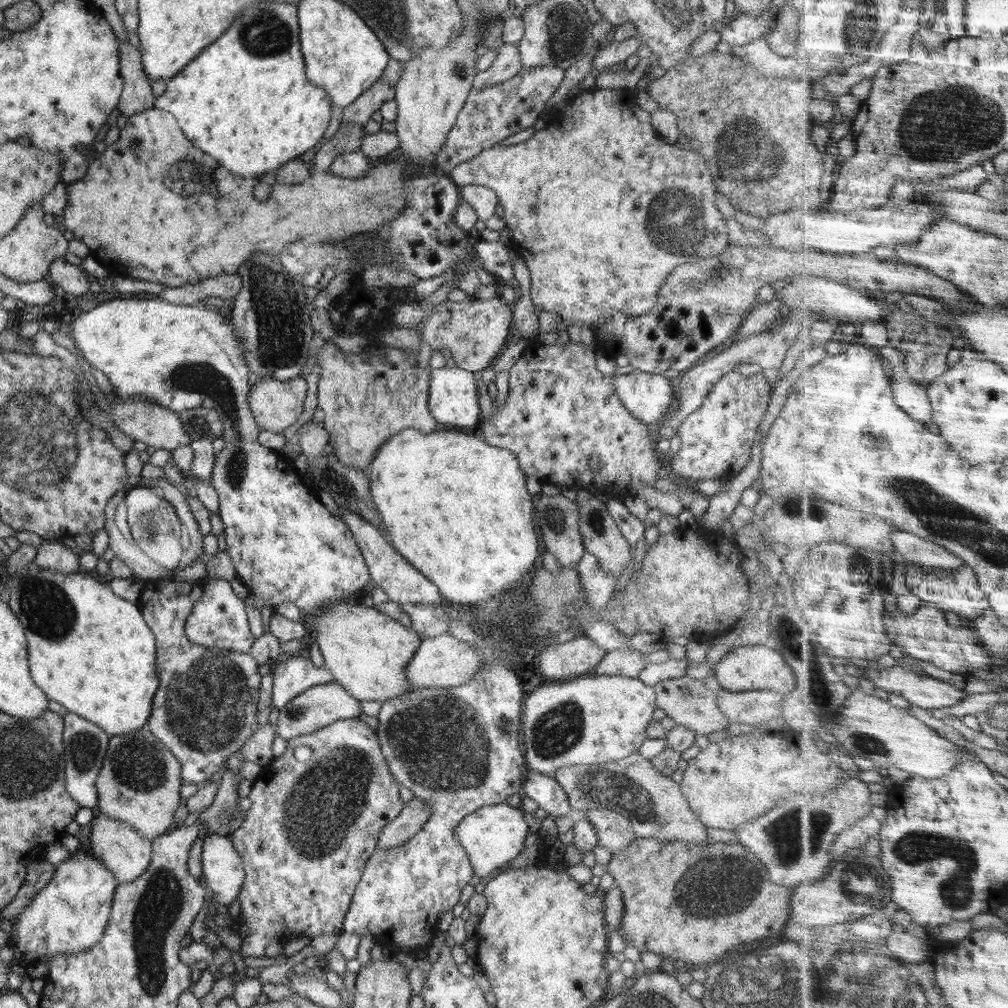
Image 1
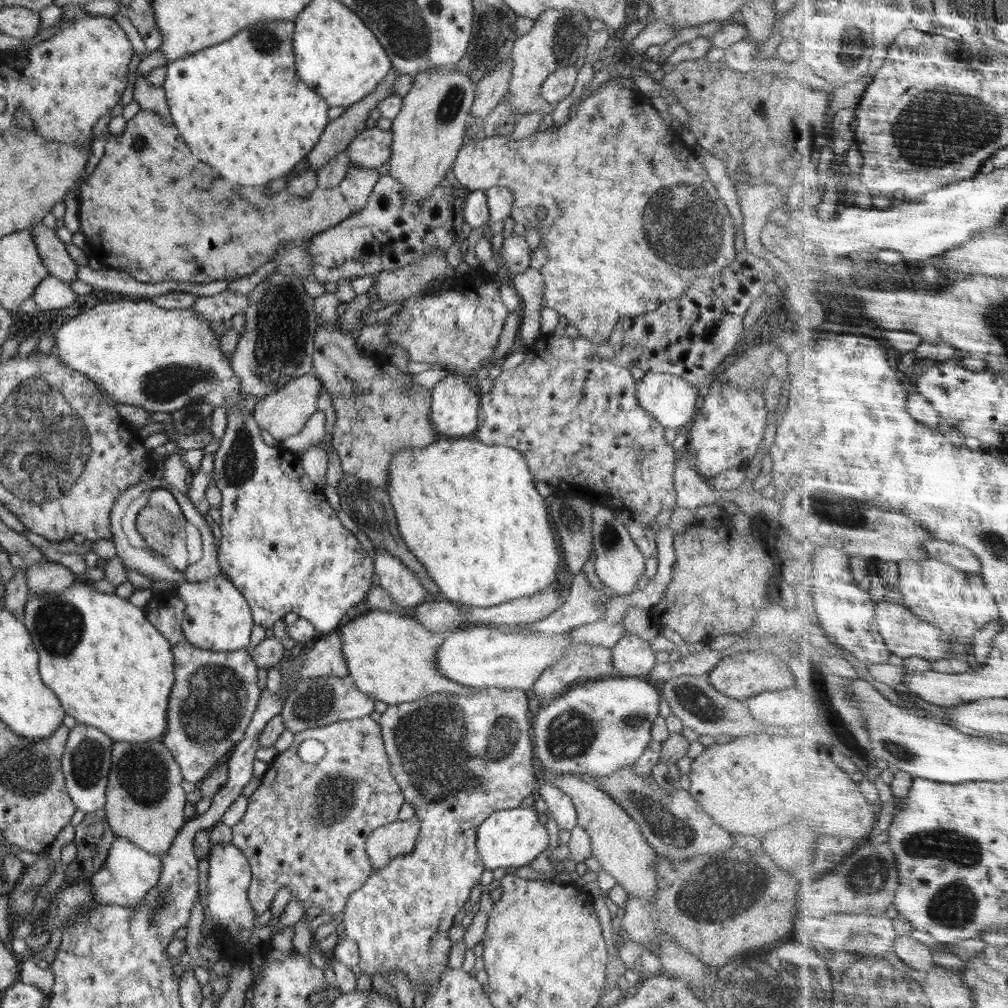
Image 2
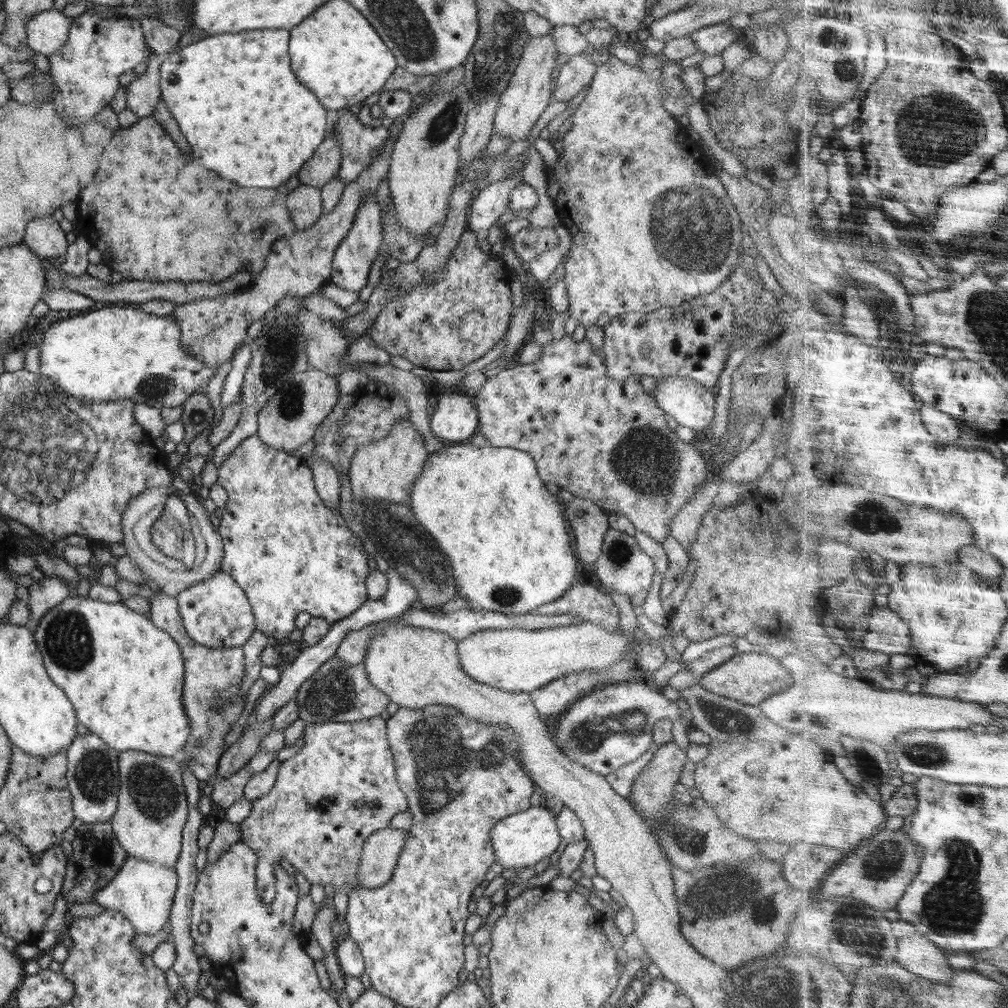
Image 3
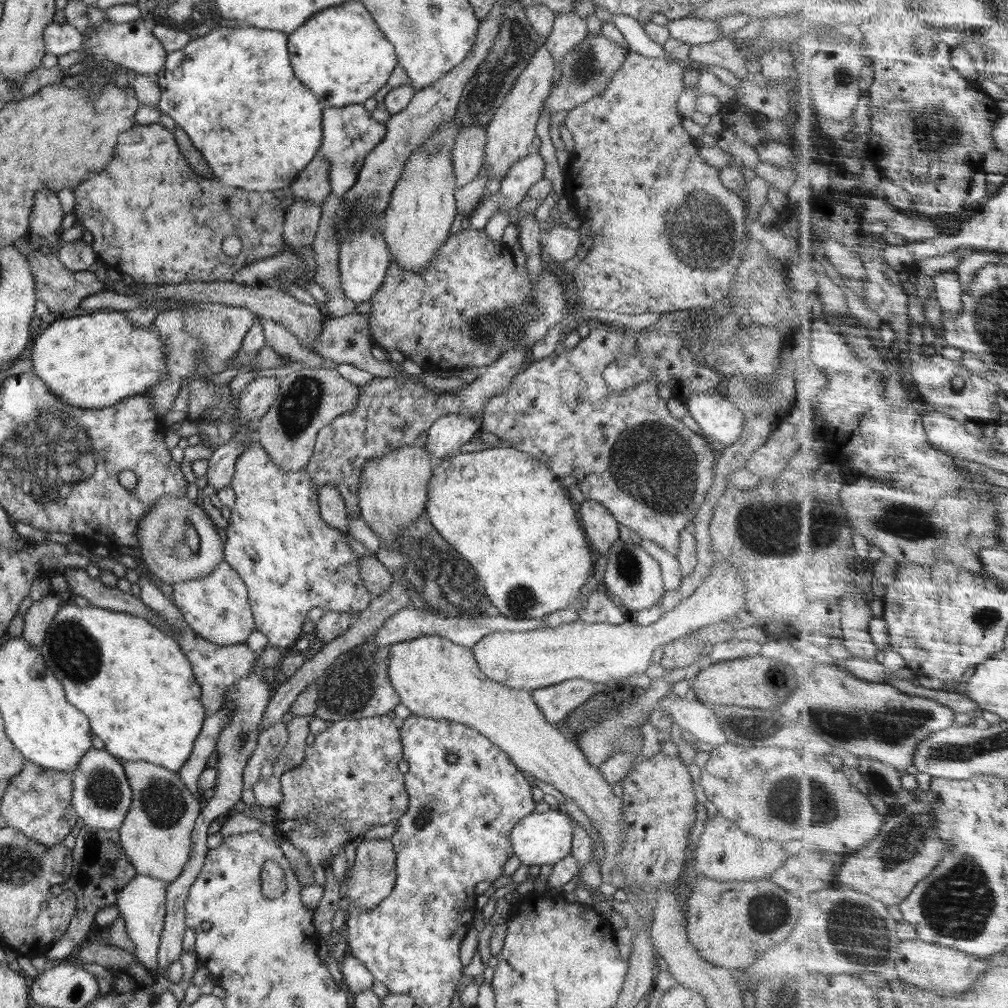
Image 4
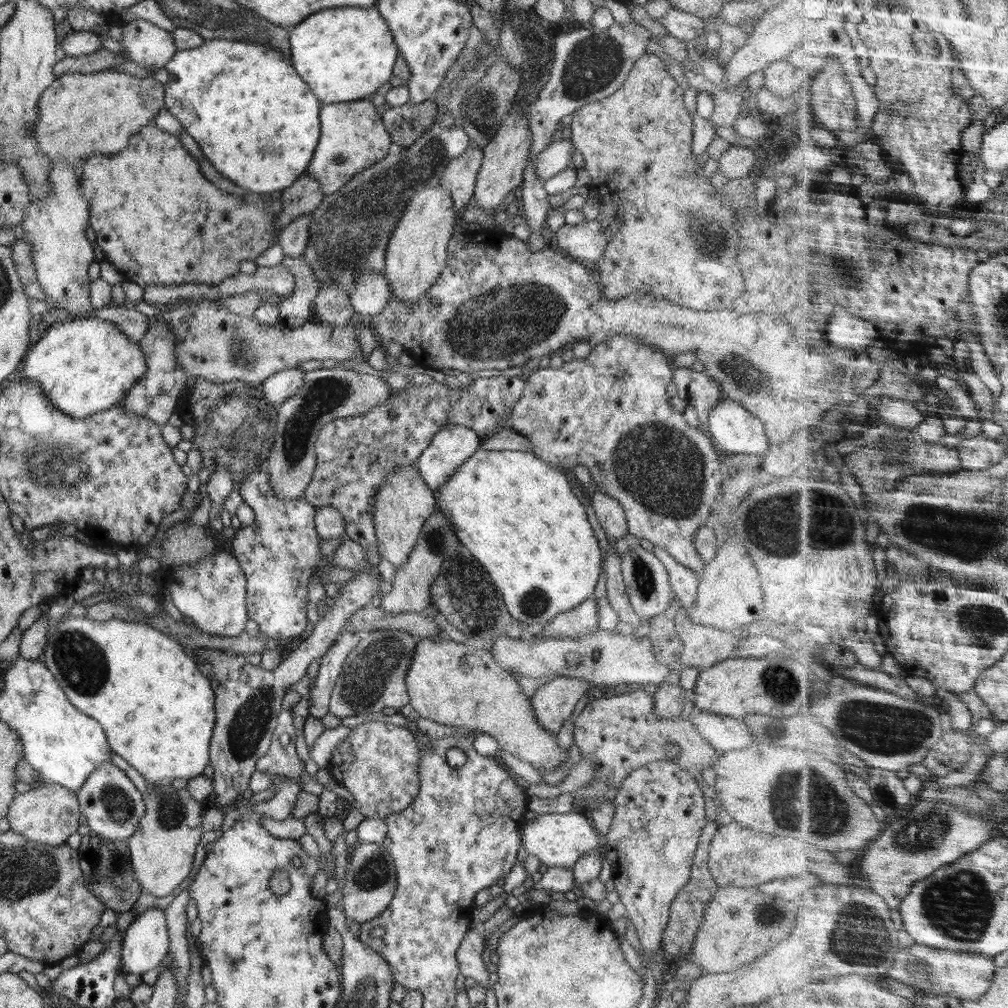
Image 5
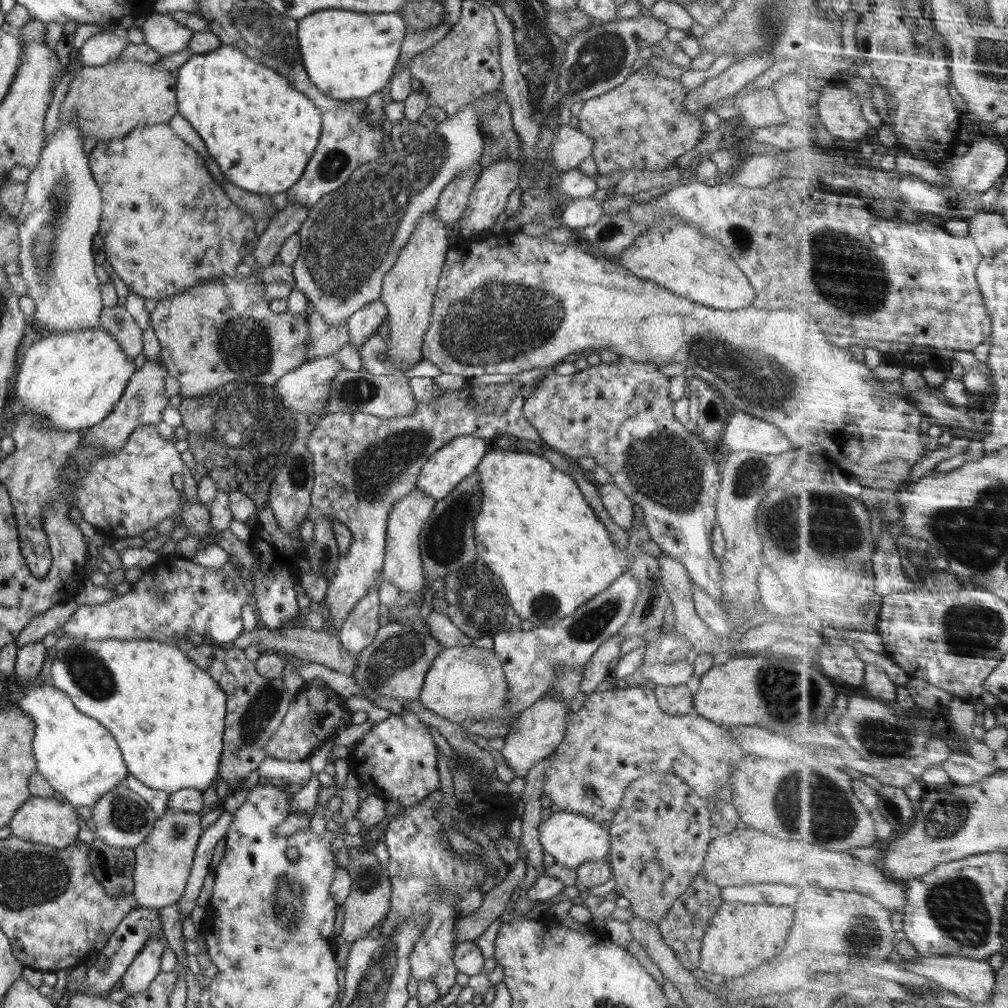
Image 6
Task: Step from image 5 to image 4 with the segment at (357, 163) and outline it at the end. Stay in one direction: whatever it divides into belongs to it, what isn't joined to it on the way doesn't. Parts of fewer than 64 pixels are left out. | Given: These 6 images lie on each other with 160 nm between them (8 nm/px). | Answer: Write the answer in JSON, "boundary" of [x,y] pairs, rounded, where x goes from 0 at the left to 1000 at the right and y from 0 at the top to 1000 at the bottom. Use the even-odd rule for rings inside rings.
{"boundary":[[[361,103],[321,107],[319,144],[316,146],[316,151],[320,153],[327,164],[326,176],[329,192],[339,196],[340,192],[351,185],[363,154],[373,144],[377,144],[377,141],[381,140],[383,133],[383,125],[373,120]]]}

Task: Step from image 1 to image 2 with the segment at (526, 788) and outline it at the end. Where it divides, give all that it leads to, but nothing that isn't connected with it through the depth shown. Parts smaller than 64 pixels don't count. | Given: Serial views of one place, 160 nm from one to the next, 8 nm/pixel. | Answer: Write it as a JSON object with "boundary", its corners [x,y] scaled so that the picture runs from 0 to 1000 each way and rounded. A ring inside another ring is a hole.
{"boundary":[[[535,776],[531,790],[542,796],[544,808],[558,823],[565,824],[572,817],[572,804],[567,793],[553,780]]]}

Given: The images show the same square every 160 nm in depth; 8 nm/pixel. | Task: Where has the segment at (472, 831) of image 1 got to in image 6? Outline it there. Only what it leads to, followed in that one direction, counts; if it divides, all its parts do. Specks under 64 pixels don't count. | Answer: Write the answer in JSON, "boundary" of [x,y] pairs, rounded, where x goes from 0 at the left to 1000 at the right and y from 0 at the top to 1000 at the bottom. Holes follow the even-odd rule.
{"boundary":[[[565,805],[548,807],[548,809],[544,812],[538,812],[534,819],[534,825],[535,835],[540,845],[548,847],[548,849],[551,851],[551,855],[554,857],[558,857],[558,859],[561,859],[562,861],[572,862],[578,855],[585,853],[602,853],[605,847],[606,837],[602,819],[589,815],[581,809],[569,808]]]}

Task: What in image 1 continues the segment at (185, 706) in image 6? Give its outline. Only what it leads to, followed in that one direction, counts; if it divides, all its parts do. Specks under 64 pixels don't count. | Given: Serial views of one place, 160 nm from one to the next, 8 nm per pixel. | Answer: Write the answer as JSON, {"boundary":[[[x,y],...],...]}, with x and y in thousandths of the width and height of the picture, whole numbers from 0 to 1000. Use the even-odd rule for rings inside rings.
{"boundary":[[[34,557],[28,559],[24,564],[14,568],[6,577],[5,583],[8,585],[10,595],[8,601],[14,607],[14,611],[22,619],[25,625],[25,632],[28,642],[29,666],[32,675],[42,684],[42,687],[58,698],[62,698],[65,704],[77,708],[78,711],[97,719],[105,728],[109,730],[121,730],[122,728],[132,727],[137,723],[145,722],[149,703],[151,702],[153,689],[156,688],[158,673],[156,672],[155,655],[155,634],[149,622],[145,620],[141,607],[136,599],[121,594],[111,588],[107,579],[99,578],[89,570],[77,566],[69,569],[55,568],[50,564],[40,563]]]}

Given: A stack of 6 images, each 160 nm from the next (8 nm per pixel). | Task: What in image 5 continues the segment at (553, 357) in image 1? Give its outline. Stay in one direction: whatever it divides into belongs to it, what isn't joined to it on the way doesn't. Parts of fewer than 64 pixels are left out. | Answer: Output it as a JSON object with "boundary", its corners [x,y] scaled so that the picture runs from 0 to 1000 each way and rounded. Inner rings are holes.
{"boundary":[[[609,330],[603,332],[601,337],[594,339],[587,344],[584,353],[579,355],[569,354],[565,359],[559,359],[556,365],[538,365],[530,367],[528,371],[520,376],[521,384],[514,399],[508,403],[505,412],[501,415],[508,428],[512,428],[521,433],[529,440],[529,449],[545,461],[553,463],[554,466],[564,468],[568,462],[578,460],[587,472],[586,479],[591,481],[591,488],[605,491],[607,495],[613,495],[613,499],[619,505],[621,511],[622,529],[629,533],[645,537],[649,543],[660,545],[667,556],[673,557],[681,563],[688,565],[692,572],[696,571],[700,558],[697,558],[692,551],[692,547],[687,541],[687,536],[690,532],[690,525],[701,521],[705,504],[713,493],[716,485],[718,470],[716,469],[716,448],[711,445],[706,435],[697,425],[689,426],[686,424],[677,410],[669,408],[665,401],[665,394],[662,392],[662,382],[668,375],[668,366],[665,355],[655,348],[649,347],[642,341],[634,340],[630,335],[623,332]]]}

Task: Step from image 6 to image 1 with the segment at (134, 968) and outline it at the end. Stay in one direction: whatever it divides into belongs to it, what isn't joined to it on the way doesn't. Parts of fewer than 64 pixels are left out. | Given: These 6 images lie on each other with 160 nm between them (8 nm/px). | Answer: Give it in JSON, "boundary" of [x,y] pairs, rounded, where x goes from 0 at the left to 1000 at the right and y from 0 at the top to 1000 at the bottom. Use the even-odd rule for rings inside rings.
{"boundary":[[[99,807],[90,813],[90,842],[113,868],[116,877],[135,873],[149,857],[150,835],[130,819]]]}

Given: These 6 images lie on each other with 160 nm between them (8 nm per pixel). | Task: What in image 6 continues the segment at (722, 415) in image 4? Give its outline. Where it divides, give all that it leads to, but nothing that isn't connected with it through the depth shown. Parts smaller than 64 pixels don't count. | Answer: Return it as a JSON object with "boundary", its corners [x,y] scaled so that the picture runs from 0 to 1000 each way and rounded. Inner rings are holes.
{"boundary":[[[732,406],[725,407],[715,438],[716,449],[738,446],[773,451],[787,446],[783,435],[771,423]]]}

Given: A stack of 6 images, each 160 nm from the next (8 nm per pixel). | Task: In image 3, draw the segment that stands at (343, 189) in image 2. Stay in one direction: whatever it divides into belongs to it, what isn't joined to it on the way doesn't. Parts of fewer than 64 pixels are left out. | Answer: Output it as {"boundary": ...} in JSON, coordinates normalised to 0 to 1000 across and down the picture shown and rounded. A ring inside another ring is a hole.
{"boundary":[[[373,195],[359,196],[355,208],[352,210],[349,226],[345,229],[331,249],[328,262],[328,277],[331,283],[343,288],[356,290],[366,279],[368,262],[376,256],[376,248],[379,238],[379,223],[377,204]]]}

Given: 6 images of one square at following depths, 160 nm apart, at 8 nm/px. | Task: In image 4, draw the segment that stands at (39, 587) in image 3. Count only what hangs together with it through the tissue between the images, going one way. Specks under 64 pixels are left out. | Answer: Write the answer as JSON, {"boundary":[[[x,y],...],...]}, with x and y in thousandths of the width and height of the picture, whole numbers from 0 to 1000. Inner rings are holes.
{"boundary":[[[54,586],[49,587],[41,595],[33,597],[26,610],[23,611],[22,632],[30,638],[30,641],[40,644],[46,626],[61,602],[61,590]]]}

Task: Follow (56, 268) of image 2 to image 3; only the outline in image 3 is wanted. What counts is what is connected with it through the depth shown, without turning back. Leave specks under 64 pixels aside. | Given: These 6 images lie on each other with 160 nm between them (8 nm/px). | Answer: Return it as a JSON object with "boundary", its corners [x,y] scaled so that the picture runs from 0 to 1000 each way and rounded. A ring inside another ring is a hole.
{"boundary":[[[52,213],[31,218],[26,223],[23,241],[39,256],[55,256],[59,261],[68,245],[65,231]]]}

